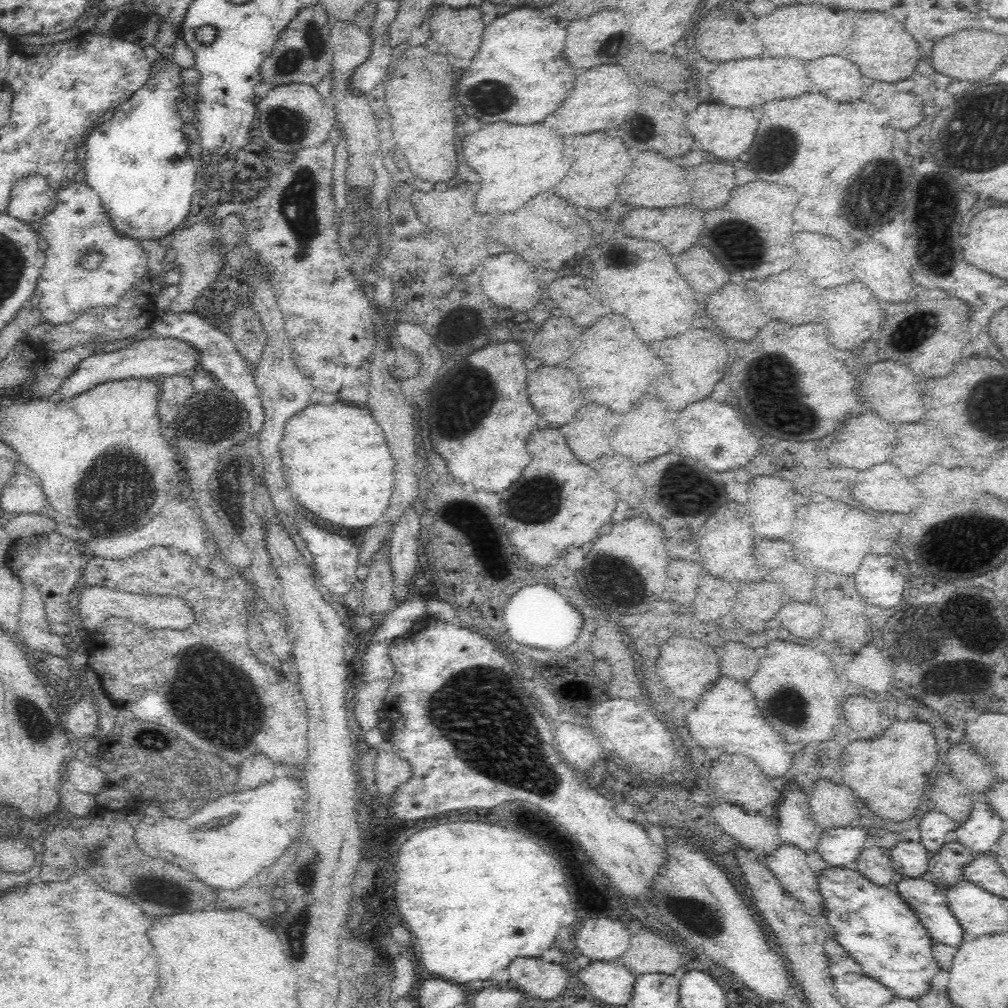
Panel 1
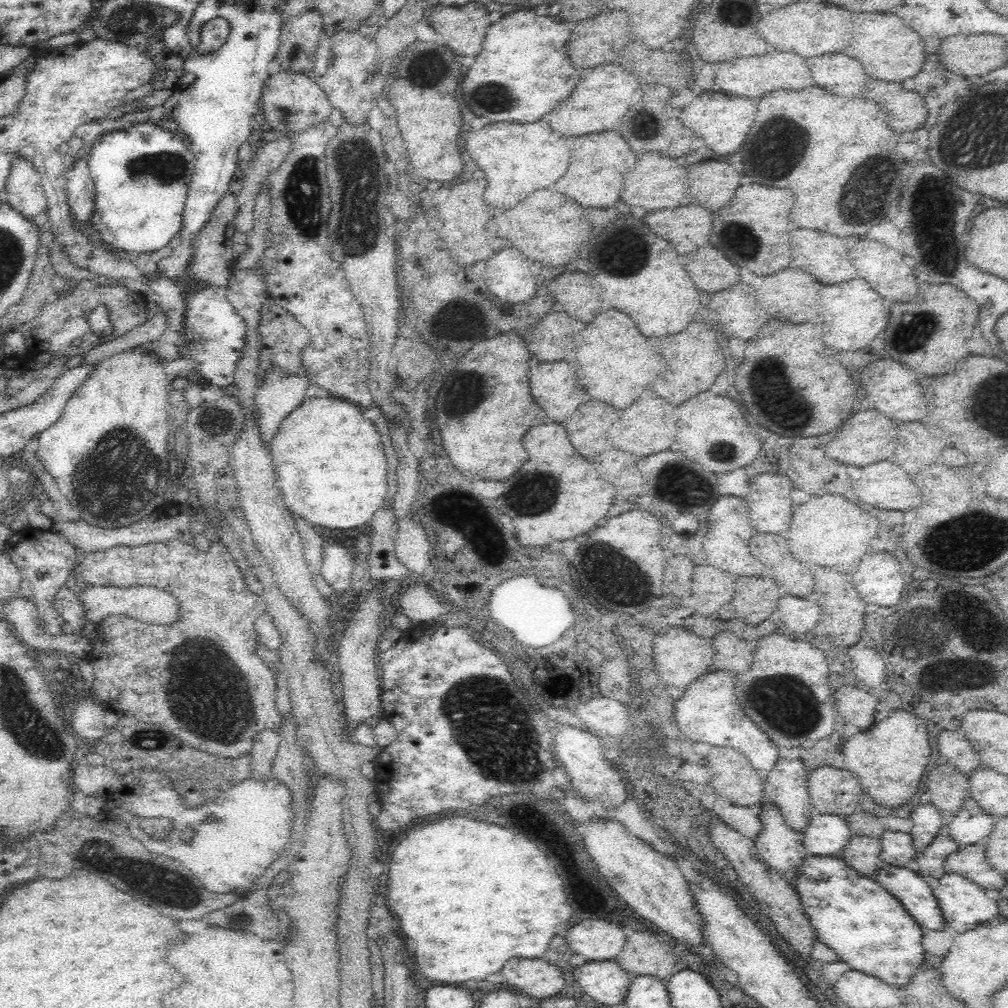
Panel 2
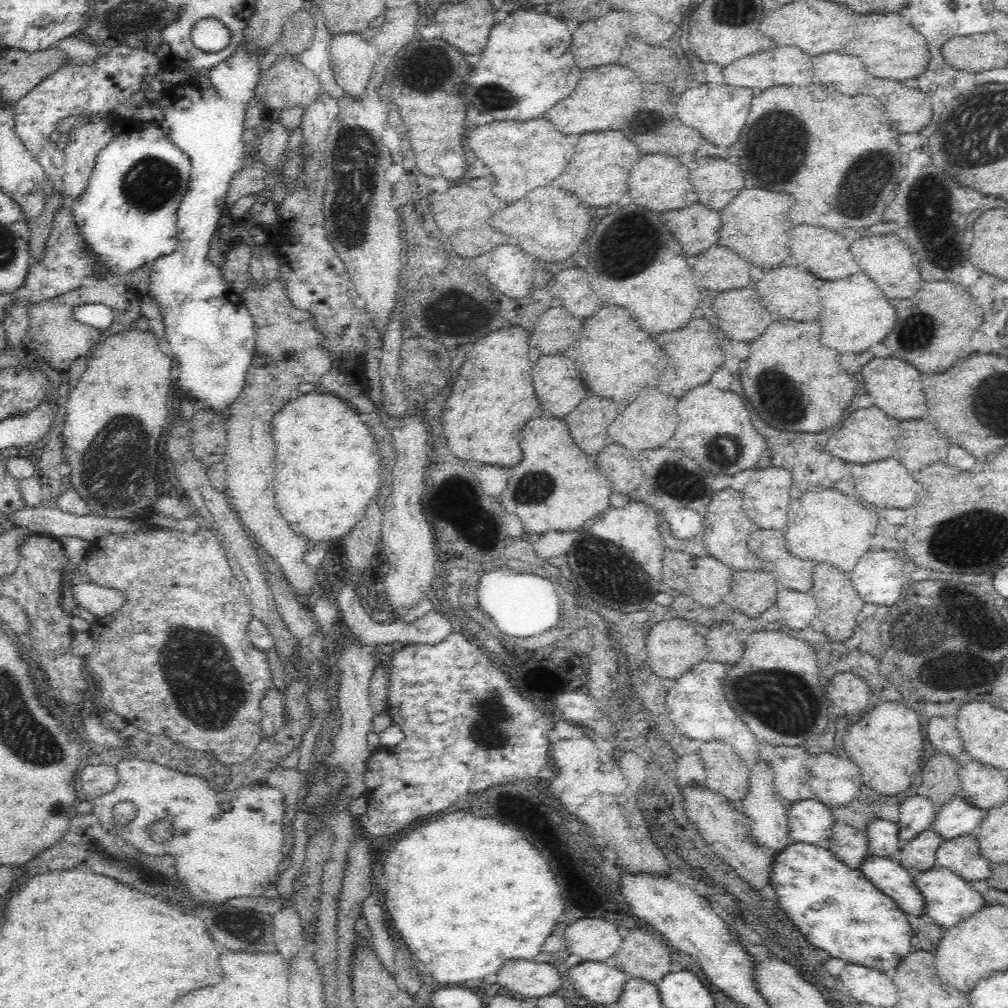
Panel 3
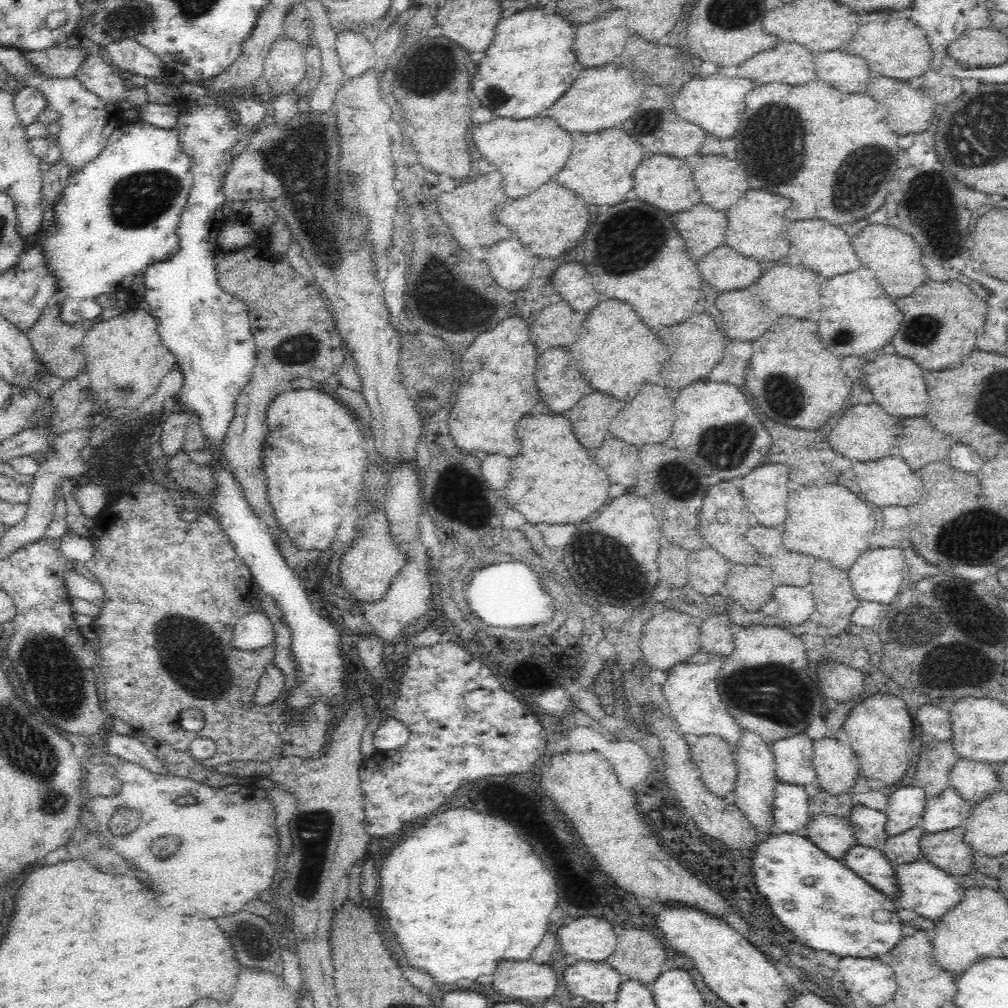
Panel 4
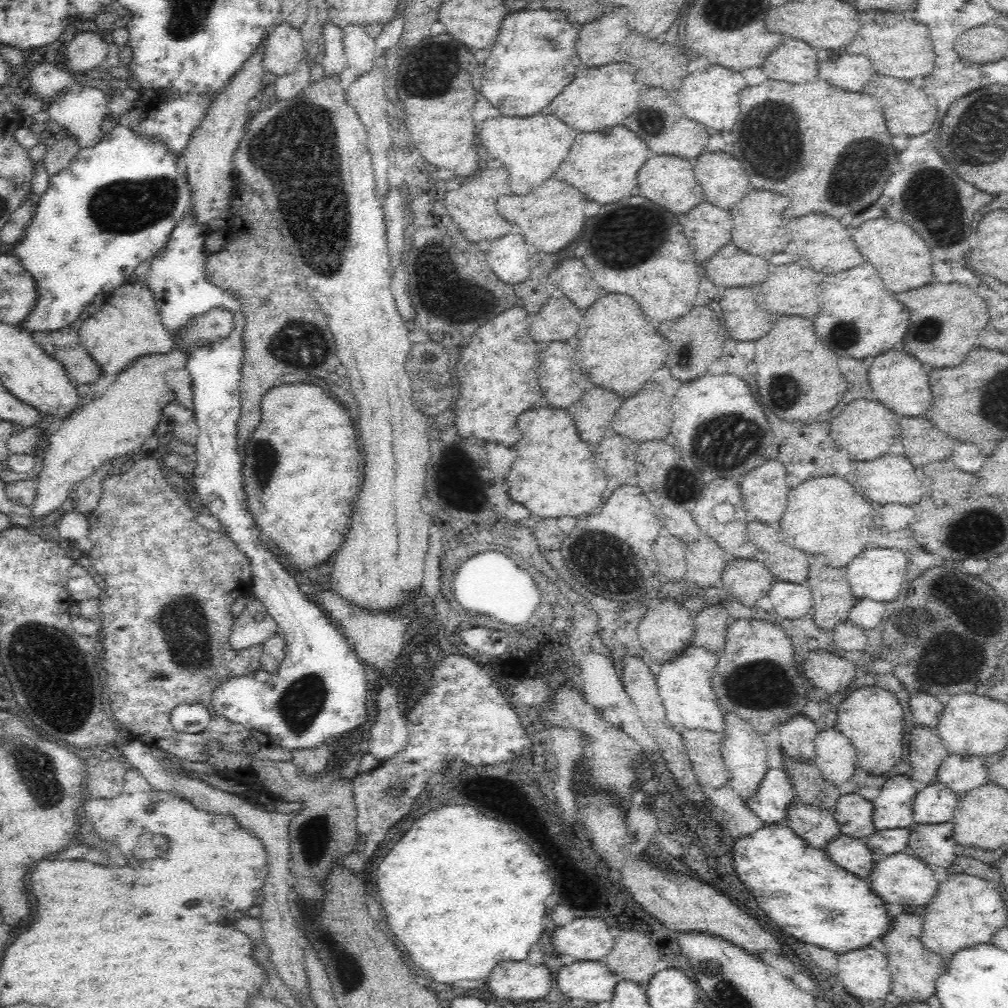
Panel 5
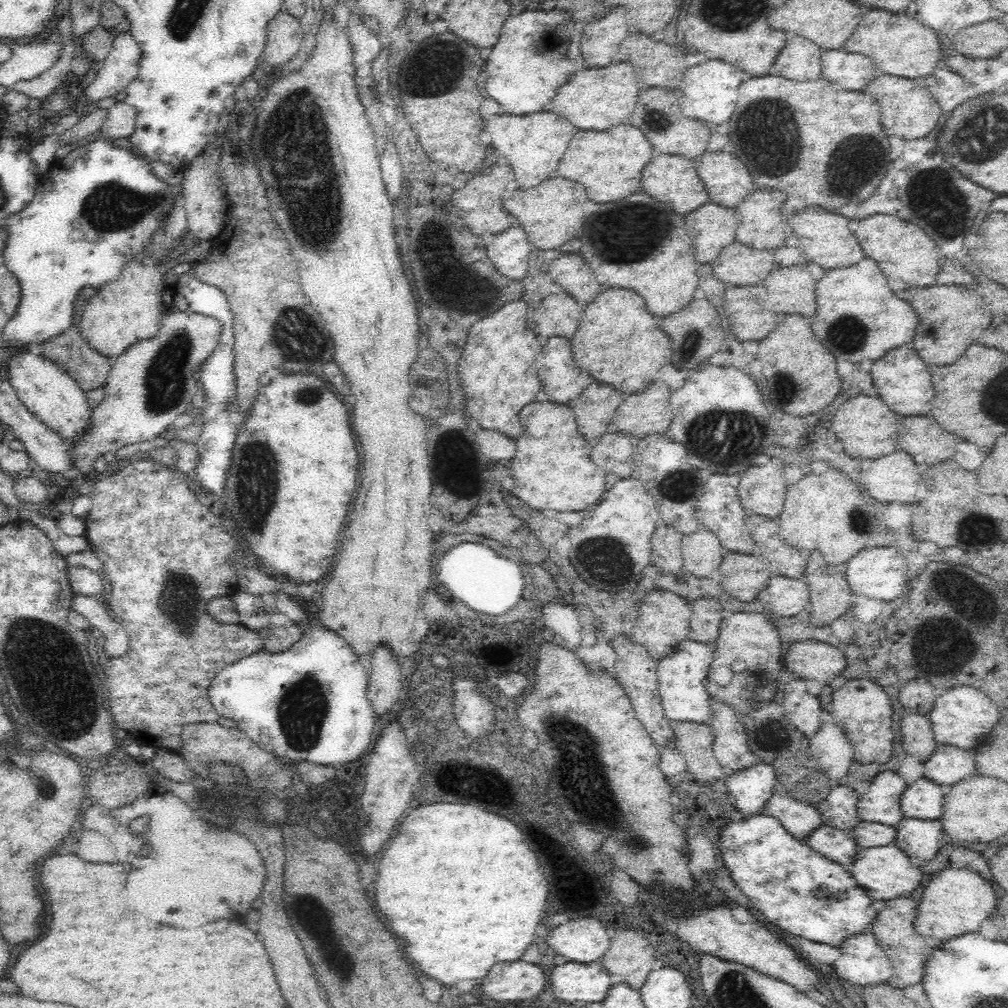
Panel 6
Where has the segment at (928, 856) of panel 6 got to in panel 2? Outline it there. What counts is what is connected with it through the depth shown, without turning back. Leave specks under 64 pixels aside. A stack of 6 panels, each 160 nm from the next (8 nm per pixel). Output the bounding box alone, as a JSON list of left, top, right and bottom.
[945,843,1006,891]

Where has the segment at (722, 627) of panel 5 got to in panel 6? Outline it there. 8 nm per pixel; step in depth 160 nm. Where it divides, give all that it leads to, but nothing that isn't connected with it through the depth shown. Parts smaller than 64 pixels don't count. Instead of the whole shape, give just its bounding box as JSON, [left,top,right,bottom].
[688,597,724,647]

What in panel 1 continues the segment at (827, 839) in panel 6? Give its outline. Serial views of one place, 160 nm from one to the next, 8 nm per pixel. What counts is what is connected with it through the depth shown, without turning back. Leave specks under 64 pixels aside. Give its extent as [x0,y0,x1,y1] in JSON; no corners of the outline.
[898,878,966,948]

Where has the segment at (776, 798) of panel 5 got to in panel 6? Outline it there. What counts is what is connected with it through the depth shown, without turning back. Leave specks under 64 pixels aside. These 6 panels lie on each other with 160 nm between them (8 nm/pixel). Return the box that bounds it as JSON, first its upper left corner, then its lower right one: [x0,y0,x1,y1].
[725,762,777,817]

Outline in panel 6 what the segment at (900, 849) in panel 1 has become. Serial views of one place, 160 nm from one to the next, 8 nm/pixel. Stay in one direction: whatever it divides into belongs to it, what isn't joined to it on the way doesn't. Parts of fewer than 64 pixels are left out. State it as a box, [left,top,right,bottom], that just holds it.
[814,783,862,832]

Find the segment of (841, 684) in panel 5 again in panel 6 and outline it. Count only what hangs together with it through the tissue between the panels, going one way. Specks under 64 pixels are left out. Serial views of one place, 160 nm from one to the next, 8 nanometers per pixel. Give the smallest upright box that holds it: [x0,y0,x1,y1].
[783,640,847,684]

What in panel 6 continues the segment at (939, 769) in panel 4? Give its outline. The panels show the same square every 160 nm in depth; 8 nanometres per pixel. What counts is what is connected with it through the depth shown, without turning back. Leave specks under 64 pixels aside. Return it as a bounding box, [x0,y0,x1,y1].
[901,714,938,762]

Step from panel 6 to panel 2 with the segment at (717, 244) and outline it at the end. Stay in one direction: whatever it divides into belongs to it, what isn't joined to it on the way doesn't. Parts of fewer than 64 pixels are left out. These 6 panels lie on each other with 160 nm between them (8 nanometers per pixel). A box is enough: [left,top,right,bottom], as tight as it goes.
[644,206,712,256]

